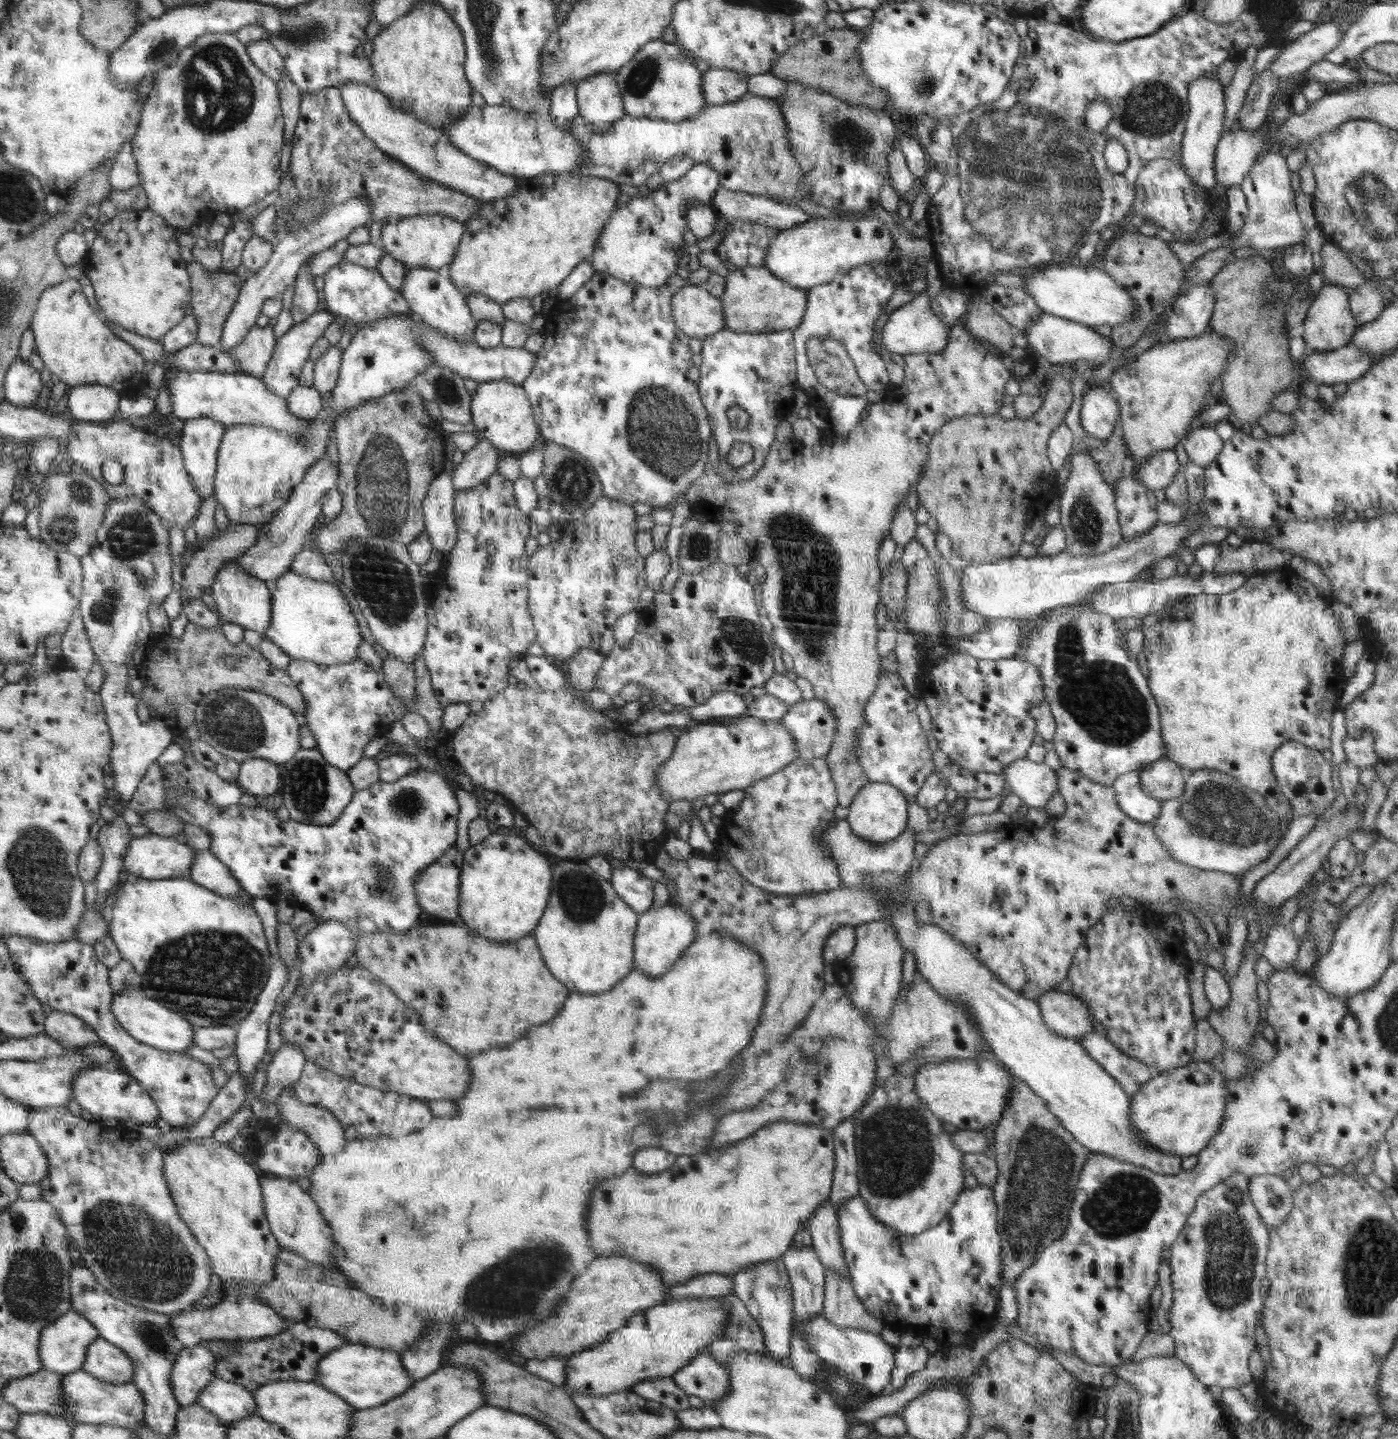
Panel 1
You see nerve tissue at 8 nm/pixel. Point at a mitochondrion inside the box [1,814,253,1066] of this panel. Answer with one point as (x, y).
(40, 883)

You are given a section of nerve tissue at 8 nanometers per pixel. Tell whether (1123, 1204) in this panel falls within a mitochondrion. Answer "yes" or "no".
yes

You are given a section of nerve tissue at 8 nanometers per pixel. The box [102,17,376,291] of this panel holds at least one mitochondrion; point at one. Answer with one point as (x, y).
(219, 93)

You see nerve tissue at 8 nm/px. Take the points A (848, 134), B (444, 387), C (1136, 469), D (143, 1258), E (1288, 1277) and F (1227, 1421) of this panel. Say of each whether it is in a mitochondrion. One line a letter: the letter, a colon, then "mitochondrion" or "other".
A: mitochondrion
B: mitochondrion
C: other
D: mitochondrion
E: other
F: other

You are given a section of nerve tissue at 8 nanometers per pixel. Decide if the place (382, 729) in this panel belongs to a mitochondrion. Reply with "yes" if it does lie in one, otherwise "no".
no

